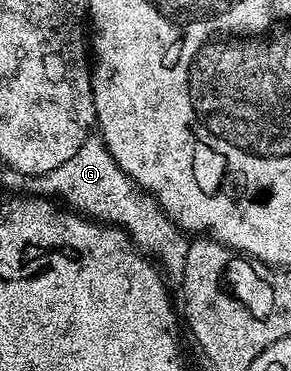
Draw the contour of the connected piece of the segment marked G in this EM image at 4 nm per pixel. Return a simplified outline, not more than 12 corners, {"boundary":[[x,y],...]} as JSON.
{"boundary":[[89,137],[33,194],[160,259],[179,290],[189,234]]}

